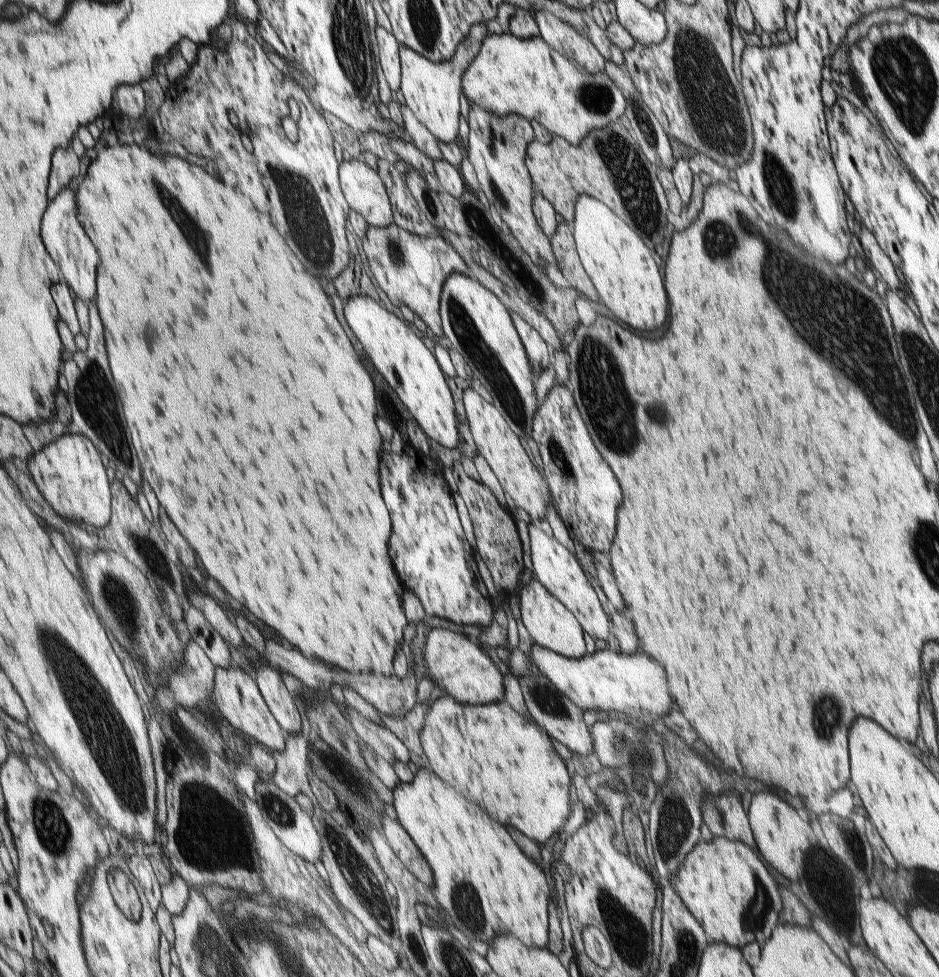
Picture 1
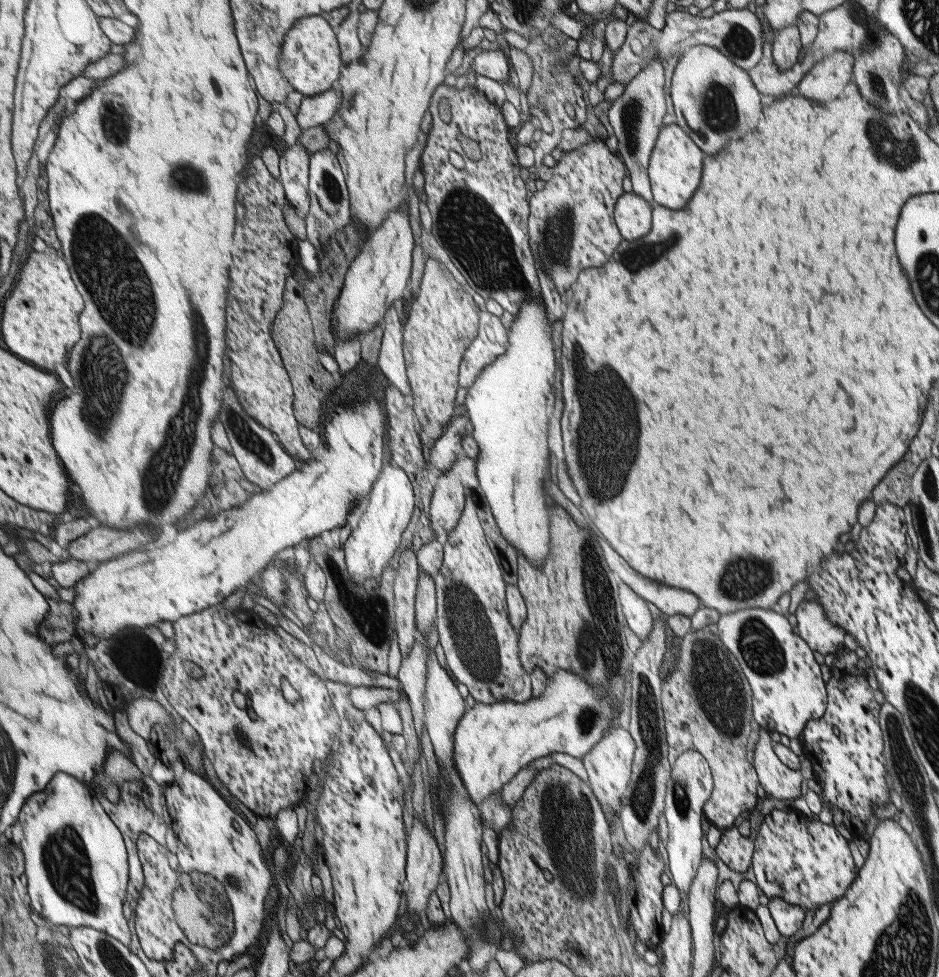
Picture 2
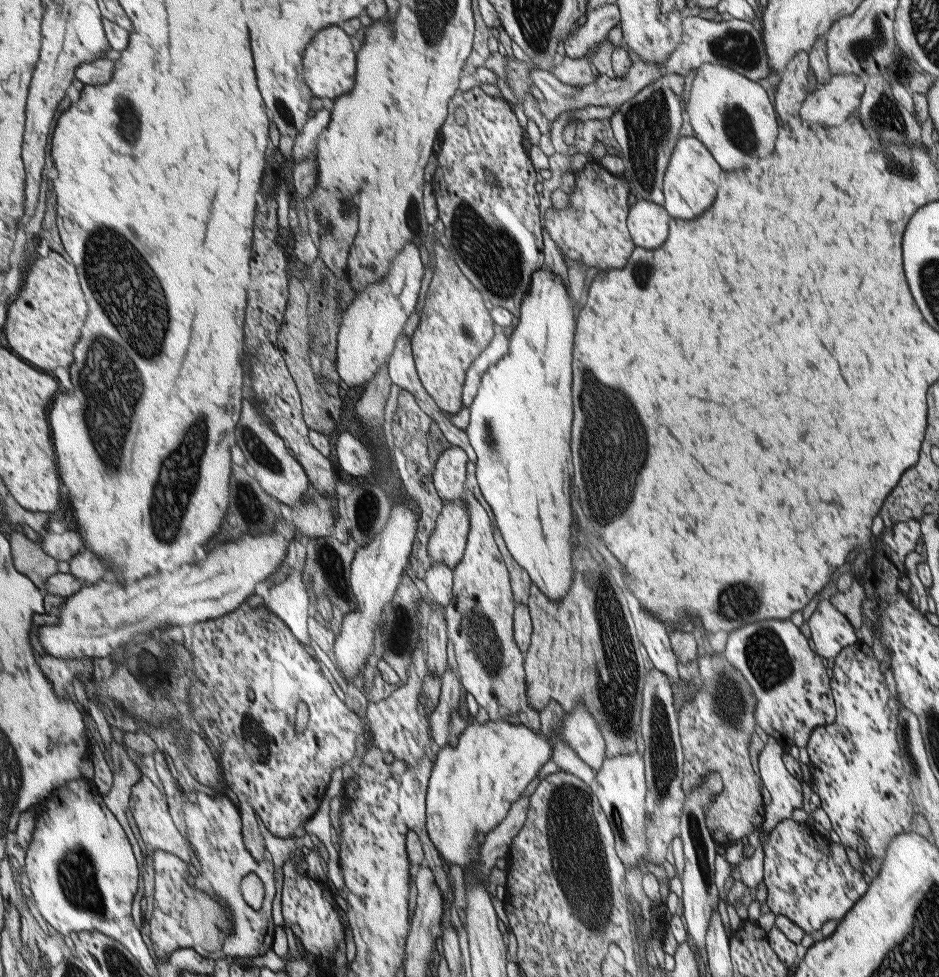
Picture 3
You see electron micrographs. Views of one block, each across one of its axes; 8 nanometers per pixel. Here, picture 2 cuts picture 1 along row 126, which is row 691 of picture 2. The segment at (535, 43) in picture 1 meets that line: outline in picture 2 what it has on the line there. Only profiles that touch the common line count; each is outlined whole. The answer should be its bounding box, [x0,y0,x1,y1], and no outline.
[453,668,621,807]

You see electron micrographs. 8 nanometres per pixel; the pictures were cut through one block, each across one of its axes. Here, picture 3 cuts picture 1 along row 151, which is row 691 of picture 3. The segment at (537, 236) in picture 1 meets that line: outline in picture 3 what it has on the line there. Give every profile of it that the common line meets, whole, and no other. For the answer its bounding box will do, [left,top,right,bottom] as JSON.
[445,489,540,733]

